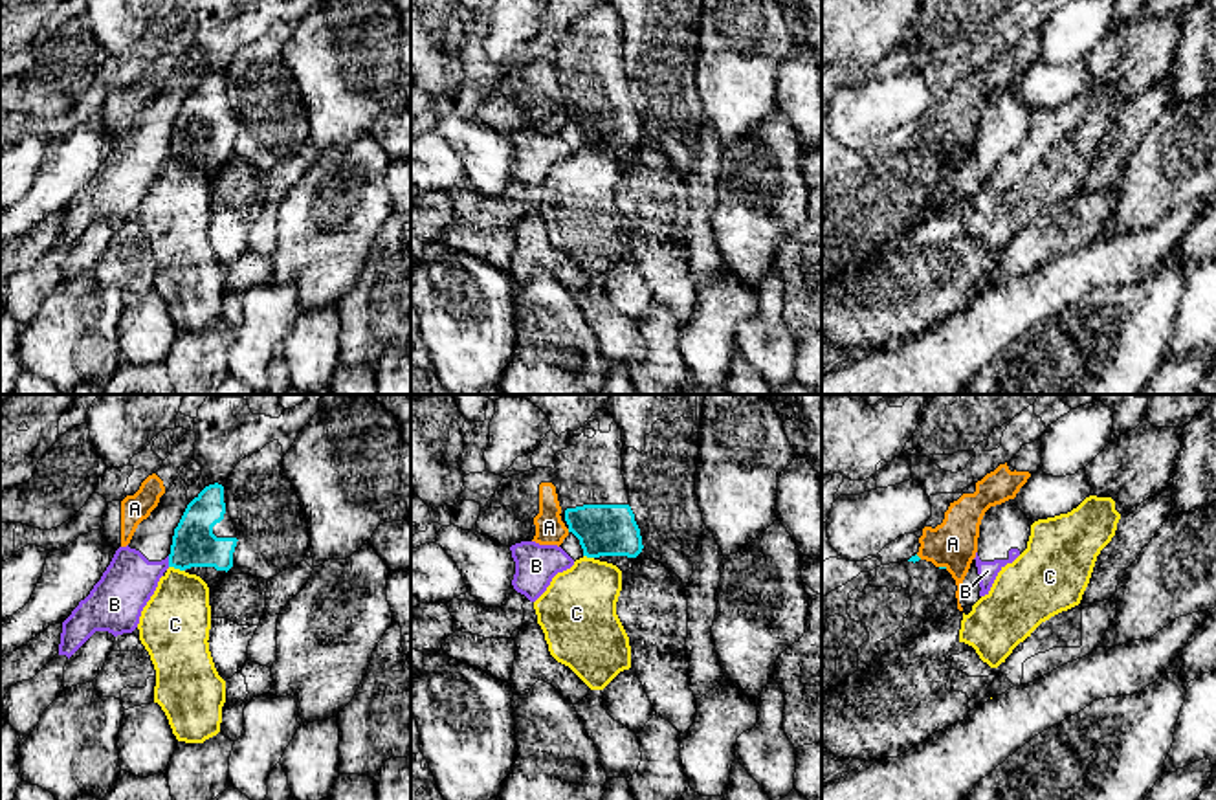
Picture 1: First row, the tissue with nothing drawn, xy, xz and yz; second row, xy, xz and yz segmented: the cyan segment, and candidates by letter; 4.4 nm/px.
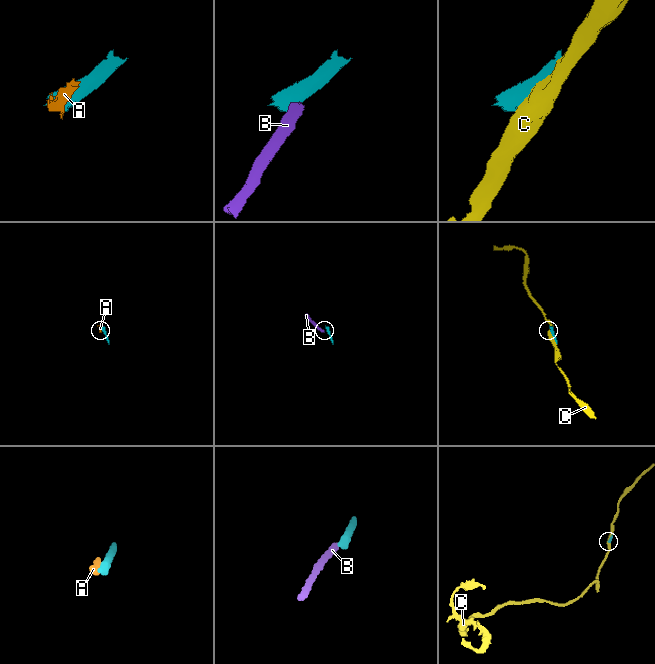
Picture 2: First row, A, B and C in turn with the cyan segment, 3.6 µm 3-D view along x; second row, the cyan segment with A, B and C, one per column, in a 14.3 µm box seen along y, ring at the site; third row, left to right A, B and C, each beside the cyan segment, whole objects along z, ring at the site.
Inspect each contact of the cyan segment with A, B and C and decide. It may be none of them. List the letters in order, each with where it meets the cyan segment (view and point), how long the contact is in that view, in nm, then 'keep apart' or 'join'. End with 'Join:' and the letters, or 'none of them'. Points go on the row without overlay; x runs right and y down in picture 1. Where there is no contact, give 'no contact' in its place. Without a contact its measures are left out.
A: meets cyan in yz at (943, 156); contact 40 nm long; keep apart
B: meets cyan in xy at (169, 151); contact 50 nm long; keep apart
C: meets cyan in xy at (176, 156); contact 80 nm long; keep apart
Join: none of them

